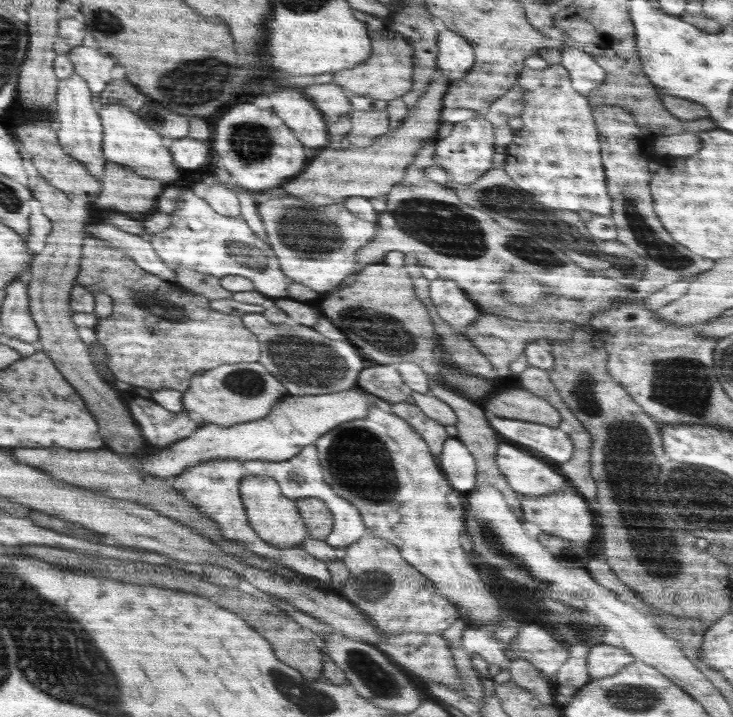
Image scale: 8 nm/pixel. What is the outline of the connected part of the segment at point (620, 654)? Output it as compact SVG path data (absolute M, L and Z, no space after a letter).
M600 643L590 649L586 660L590 678L600 679L620 672L636 658L622 647Z

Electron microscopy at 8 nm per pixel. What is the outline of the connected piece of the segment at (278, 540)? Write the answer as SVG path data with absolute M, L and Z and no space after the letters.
M245 474L240 481L240 496L249 523L264 542L285 549L301 546L301 542L309 537L306 525L303 523L296 506L296 501L289 499L280 492L276 479Z

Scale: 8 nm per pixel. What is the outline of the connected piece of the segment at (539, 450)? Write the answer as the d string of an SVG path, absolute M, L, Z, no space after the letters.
M491 416L488 421L497 434L501 434L508 442L514 442L555 466L568 462L576 451L569 434L558 426L498 416Z

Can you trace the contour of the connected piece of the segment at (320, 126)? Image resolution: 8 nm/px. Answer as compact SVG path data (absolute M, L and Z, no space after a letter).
M278 90L274 94L262 94L253 98L254 103L260 109L270 108L284 120L286 126L290 126L300 142L306 148L314 148L314 152L328 144L326 126L322 120L322 114L312 106L312 100L298 94L300 90Z

